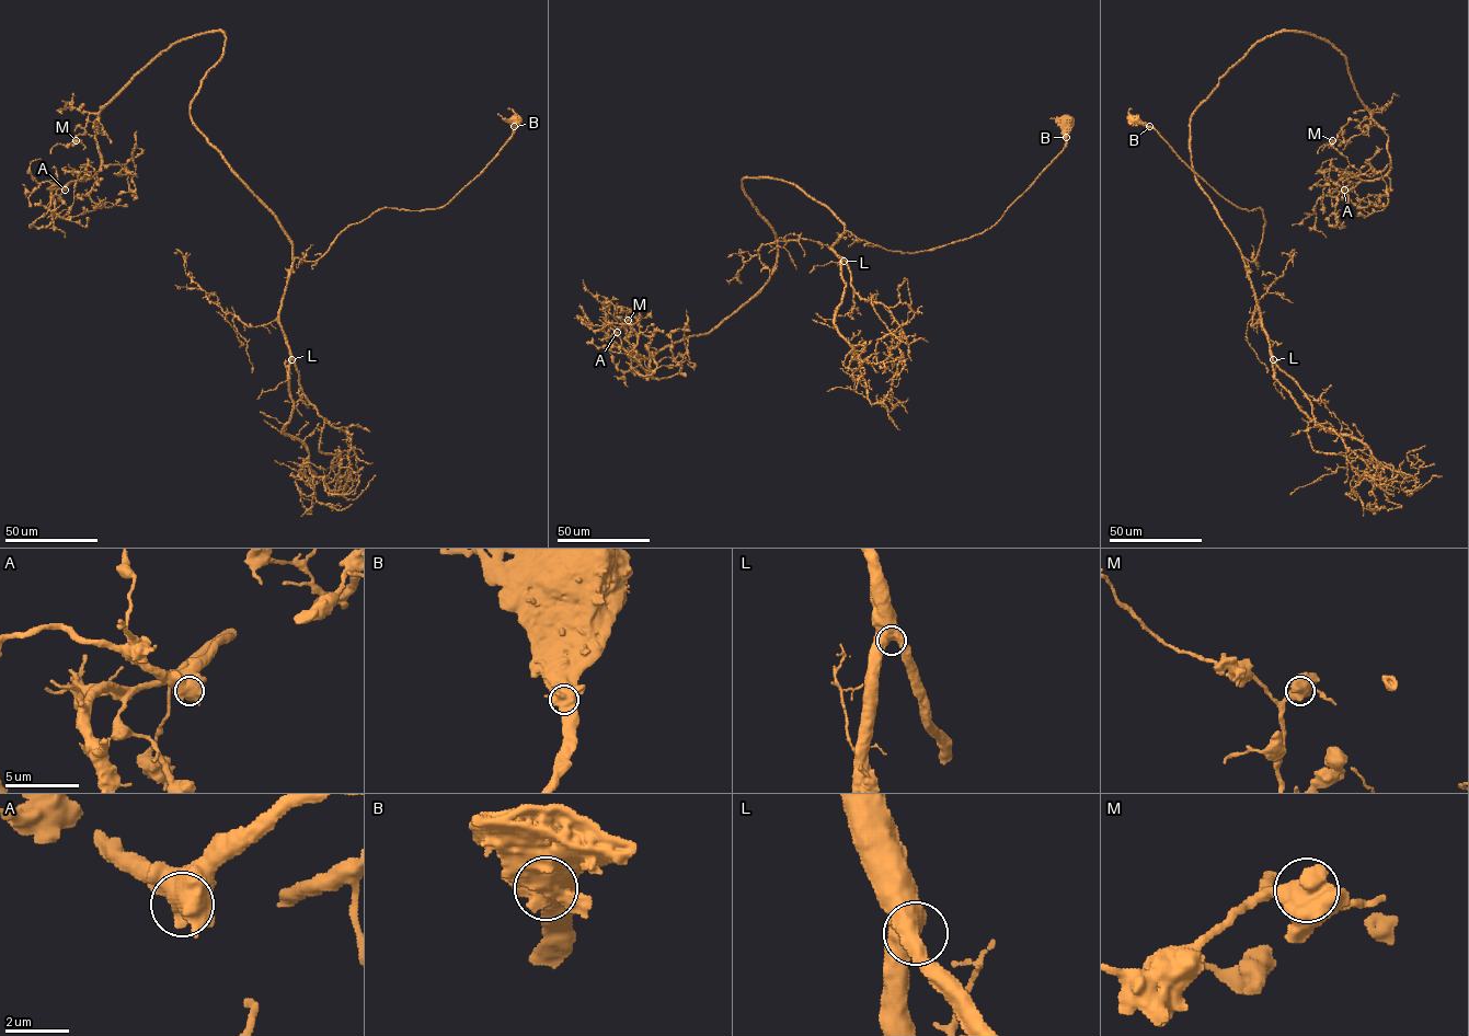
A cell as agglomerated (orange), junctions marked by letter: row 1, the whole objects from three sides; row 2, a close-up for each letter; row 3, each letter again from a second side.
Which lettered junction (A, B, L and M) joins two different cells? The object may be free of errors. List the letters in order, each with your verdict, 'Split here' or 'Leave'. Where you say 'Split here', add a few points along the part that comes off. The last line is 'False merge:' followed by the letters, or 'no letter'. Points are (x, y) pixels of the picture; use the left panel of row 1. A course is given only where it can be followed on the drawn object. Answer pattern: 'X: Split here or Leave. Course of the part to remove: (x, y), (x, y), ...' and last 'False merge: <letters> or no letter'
A: Leave
B: Leave
L: Leave
M: Leave
False merge: no letter

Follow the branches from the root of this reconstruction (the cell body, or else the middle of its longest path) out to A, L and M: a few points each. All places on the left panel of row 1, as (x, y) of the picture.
A: (517, 119), (444, 206), (305, 261), (193, 122), (207, 31), (101, 111), (101, 169), (65, 190)
L: (517, 119), (498, 153), (444, 206), (377, 209), (345, 228), (318, 258), (295, 258), (279, 311), (291, 359)
M: (517, 119), (444, 206), (377, 209), (313, 261), (294, 256), (193, 122), (221, 31), (160, 53), (76, 140)

